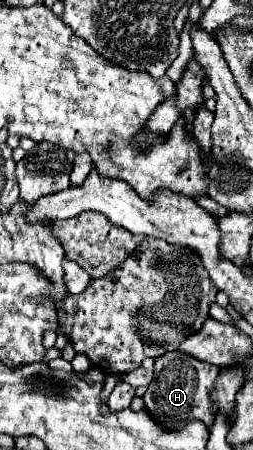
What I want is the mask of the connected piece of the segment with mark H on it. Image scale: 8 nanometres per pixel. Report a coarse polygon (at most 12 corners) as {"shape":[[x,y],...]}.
{"shape":[[171,351],[155,359],[145,409],[167,429],[213,425],[221,367]]}

